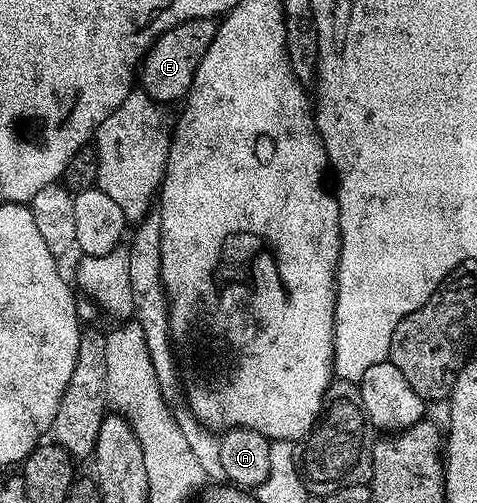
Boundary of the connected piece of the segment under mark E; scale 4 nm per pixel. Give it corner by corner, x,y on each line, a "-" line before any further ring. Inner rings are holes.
195,18
194,21
180,22
160,35
144,54
138,68
138,83
145,94
164,105
168,101
185,98
192,87
194,73
197,72
202,57
213,43
217,26
213,18

